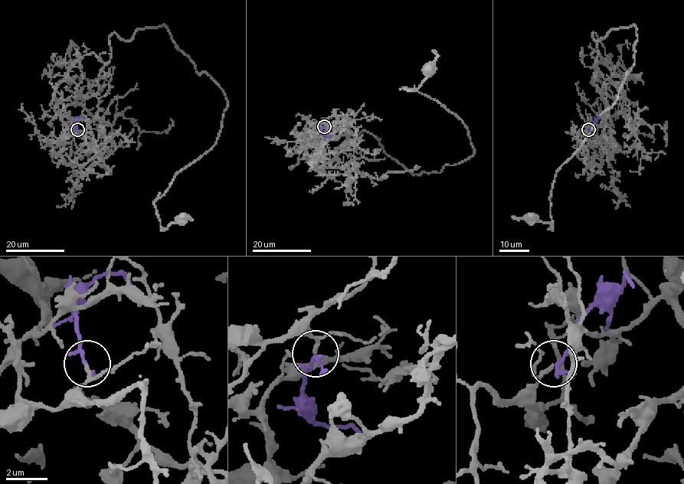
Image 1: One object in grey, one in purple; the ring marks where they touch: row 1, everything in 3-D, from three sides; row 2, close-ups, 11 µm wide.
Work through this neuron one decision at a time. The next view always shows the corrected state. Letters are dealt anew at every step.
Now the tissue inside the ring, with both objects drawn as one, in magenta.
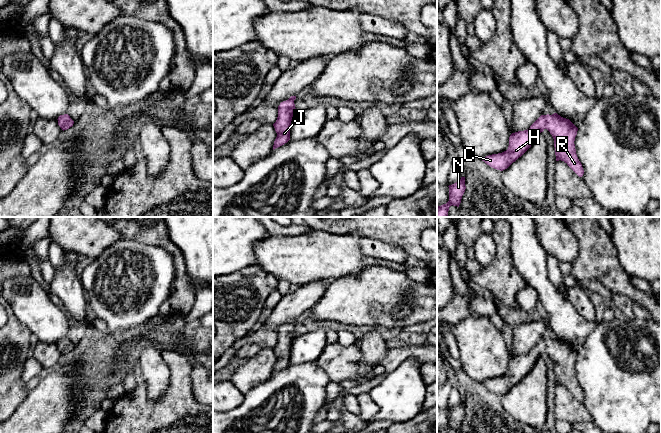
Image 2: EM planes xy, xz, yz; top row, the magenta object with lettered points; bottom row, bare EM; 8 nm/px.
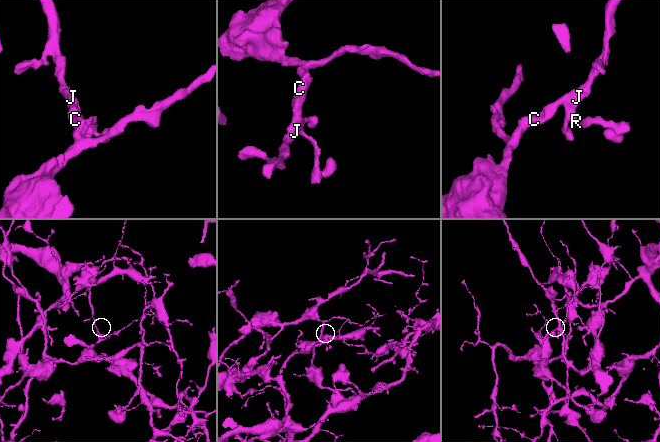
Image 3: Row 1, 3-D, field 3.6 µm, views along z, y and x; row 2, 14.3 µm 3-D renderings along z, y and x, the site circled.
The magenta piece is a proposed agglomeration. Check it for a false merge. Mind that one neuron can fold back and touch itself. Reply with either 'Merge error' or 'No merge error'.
No merge error

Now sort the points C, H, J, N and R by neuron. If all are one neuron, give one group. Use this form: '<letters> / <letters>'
C H J N R

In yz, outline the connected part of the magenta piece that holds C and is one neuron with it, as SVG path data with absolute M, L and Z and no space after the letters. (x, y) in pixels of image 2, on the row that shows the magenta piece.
M557 113L541 115L529 129L512 133L506 151L488 155L482 161L500 171L507 169L531 147L537 135L545 129L554 139L556 161L564 161L579 177L582 177L584 170L574 144L578 128L569 119Z

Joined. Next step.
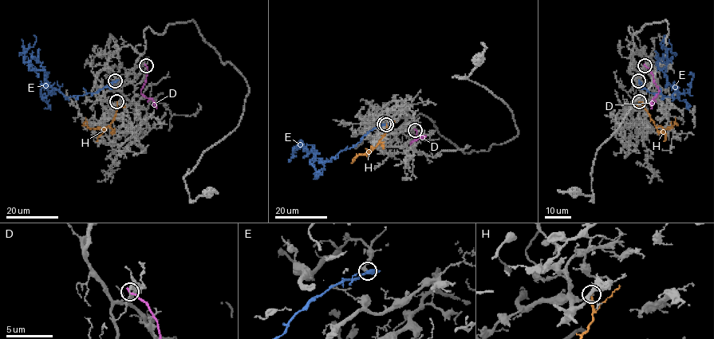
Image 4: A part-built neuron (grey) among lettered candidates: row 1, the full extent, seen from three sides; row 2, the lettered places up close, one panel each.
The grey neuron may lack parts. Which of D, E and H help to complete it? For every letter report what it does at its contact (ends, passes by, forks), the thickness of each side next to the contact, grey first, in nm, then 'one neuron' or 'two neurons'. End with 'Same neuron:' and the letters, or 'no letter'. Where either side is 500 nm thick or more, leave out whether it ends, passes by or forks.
D: it ends | 160/200 nm | two neurons
E: it forks | 280/240 nm | two neurons
H: it ends | 120/170 nm | two neurons
Same neuron: no letter

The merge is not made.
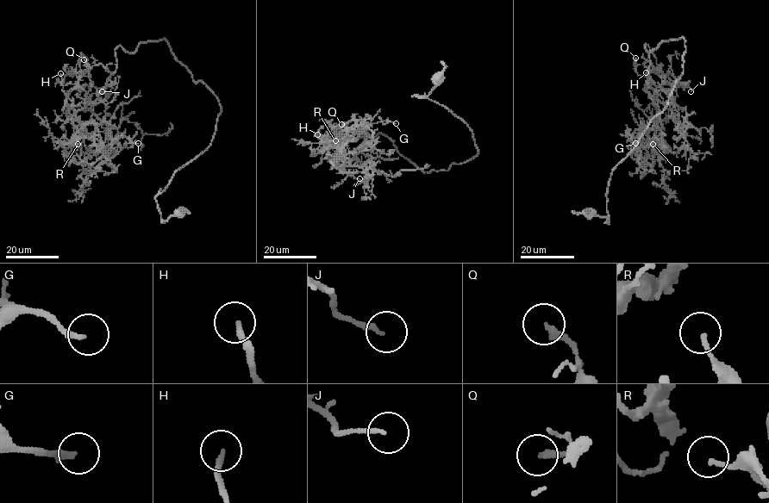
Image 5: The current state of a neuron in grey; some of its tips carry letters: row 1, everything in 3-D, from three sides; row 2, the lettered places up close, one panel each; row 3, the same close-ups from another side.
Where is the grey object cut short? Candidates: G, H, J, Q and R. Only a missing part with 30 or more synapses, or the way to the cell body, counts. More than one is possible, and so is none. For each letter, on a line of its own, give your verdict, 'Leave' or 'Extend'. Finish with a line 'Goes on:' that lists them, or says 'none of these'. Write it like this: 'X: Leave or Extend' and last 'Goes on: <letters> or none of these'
G: Extend
H: Leave
J: Leave
Q: Leave
R: Leave
Goes on: G

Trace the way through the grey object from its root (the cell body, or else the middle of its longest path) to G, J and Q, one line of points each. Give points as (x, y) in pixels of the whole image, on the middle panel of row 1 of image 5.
G: (437, 79), (413, 96), (465, 122), (478, 153), (428, 173), (382, 134), (324, 145), (396, 123)
J: (437, 79), (413, 96), (465, 122), (478, 153), (423, 172), (386, 136), (363, 136), (334, 154), (359, 178)
Q: (437, 79), (413, 96), (459, 117), (478, 149), (447, 170), (423, 172), (382, 134), (342, 142), (341, 124)

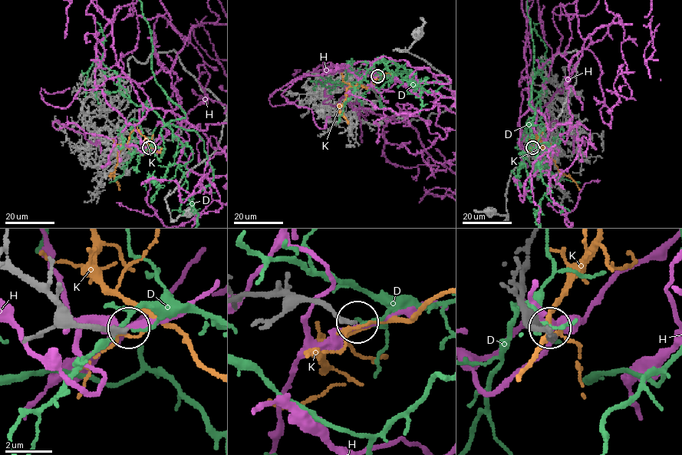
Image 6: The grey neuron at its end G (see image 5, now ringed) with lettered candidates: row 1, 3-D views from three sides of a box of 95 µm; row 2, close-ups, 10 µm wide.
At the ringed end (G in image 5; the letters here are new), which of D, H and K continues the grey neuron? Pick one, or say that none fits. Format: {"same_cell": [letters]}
{"same_cell": []}

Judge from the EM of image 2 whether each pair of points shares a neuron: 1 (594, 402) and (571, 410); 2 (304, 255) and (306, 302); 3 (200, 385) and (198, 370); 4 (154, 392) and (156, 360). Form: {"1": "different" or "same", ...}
{"1": "different", "2": "different", "3": "same", "4": "same"}

